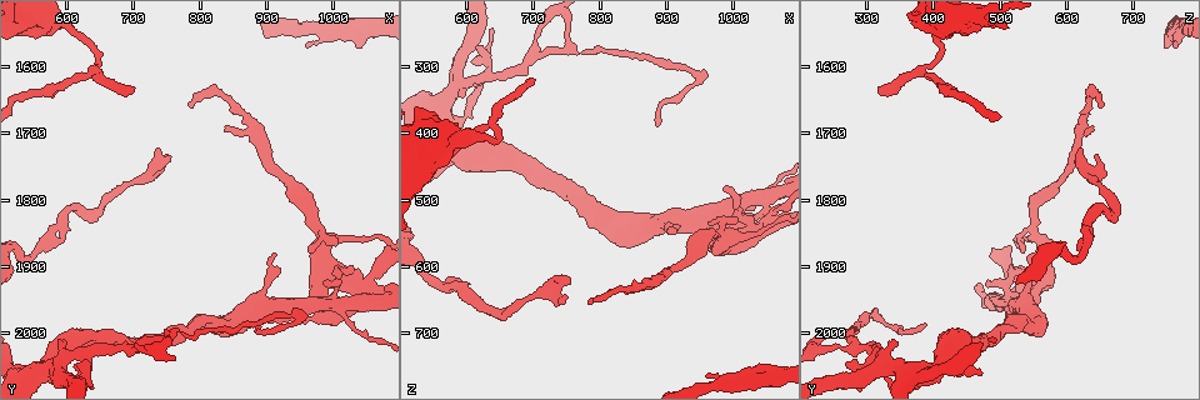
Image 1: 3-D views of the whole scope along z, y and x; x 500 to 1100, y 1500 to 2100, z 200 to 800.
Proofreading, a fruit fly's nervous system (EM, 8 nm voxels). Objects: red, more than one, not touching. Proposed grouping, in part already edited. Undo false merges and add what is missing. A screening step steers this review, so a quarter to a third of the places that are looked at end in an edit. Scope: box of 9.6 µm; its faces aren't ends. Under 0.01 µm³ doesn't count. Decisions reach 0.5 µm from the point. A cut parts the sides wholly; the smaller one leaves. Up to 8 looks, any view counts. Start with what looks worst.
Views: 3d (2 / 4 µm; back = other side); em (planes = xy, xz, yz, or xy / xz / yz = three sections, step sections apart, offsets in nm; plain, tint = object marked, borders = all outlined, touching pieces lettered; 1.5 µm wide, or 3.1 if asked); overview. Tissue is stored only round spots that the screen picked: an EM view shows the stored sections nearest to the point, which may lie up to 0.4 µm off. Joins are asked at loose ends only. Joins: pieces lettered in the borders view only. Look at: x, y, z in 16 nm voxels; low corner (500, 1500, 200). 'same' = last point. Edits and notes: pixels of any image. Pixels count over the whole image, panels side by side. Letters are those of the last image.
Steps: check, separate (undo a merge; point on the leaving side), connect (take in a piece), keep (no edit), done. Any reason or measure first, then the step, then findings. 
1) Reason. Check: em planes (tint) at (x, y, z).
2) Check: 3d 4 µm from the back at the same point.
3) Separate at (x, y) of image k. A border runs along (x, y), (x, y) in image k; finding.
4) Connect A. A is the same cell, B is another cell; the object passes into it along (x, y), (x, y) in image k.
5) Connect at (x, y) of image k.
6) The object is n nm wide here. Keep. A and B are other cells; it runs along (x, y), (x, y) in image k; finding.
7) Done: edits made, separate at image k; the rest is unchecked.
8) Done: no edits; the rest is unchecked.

Abrupt turn. Check: 3d 2 µm at (635, 1610, 385).

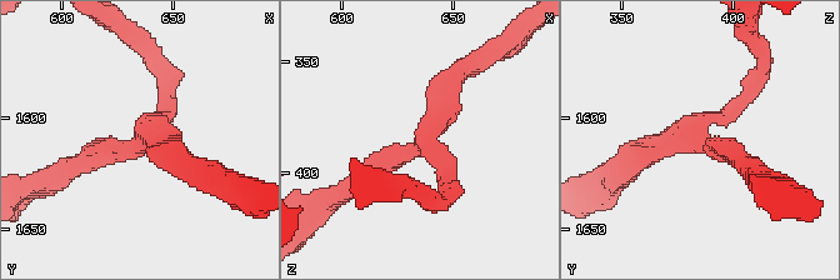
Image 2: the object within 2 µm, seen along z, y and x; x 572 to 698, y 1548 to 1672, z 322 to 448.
3 arms meet here; shape alone is not enough. Check: em planes (plain) at (637, 1606, 385).

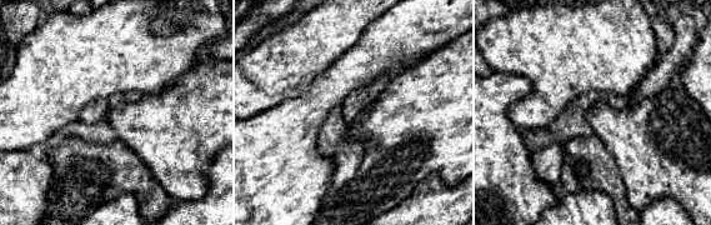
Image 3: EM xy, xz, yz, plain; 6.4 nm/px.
Check: em planes (borders) at the same point.

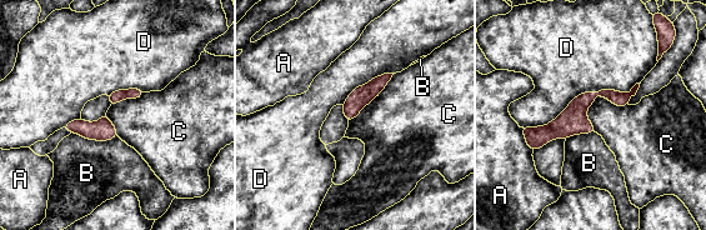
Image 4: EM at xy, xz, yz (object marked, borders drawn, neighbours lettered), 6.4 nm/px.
Keep. A, B, C and D are other cells; it runs along (626, 96), (592, 95), (531, 144) in image 4; continuous, no second neuron.

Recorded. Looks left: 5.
Abrupt turn. Check: em planes (borders) at (540, 1890, 615).

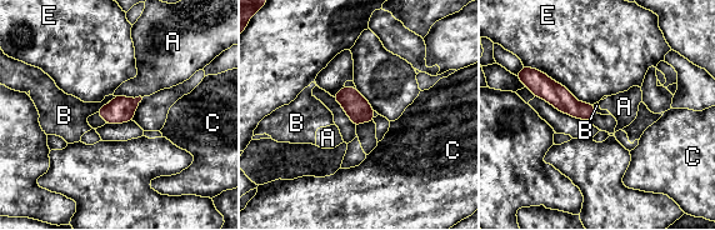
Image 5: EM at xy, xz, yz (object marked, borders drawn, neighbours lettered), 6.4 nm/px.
Keep. A, B, C and E are other cells; a border runs along (106, 103), (96, 111) in image 5; all the same neuron.

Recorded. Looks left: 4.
A fork. Check: 3d 4 µm from the back at (890, 1695, 620).

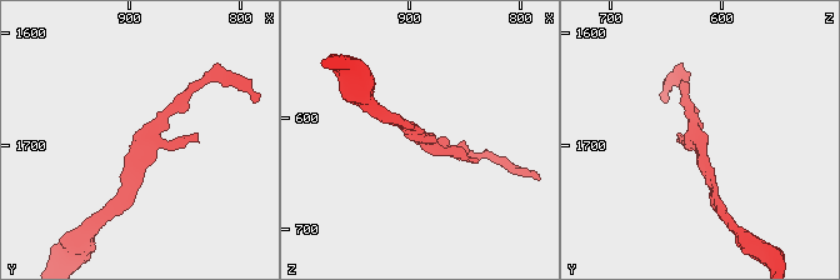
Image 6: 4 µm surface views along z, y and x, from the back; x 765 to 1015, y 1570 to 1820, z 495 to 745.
Check: em planes (borders) at (888, 1692, 622).

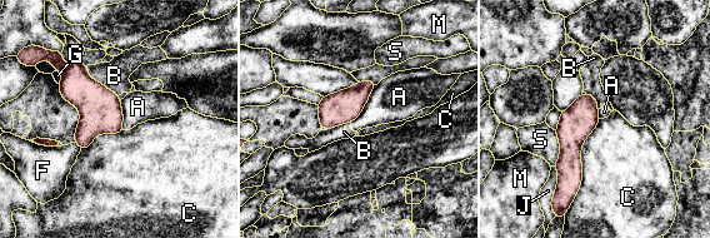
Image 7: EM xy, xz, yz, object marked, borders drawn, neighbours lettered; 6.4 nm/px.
The object is 200 nm wide here. Keep. A, B, C, F, G, J, M and S are other cells; it runs along (586, 97), (571, 132), (568, 193) in image 7; all the same neuron.

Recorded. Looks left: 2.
Done: no edits; the rest is unchecked.

